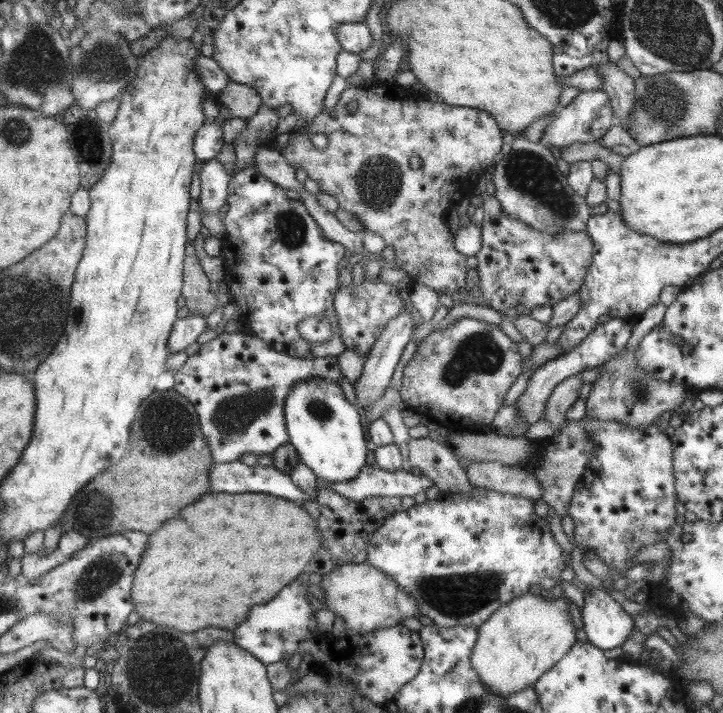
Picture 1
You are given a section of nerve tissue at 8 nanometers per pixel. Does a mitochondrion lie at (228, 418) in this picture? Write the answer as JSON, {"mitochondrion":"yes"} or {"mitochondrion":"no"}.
{"mitochondrion":"yes"}

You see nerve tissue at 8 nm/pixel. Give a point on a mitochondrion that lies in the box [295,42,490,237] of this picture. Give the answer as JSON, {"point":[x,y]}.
{"point":[379,181]}

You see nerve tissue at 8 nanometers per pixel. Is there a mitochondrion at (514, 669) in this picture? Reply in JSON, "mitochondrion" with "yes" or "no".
{"mitochondrion":"no"}

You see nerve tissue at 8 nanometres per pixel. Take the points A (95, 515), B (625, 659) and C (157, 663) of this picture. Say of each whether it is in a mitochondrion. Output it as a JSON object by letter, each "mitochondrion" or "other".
{"A":"mitochondrion","B":"other","C":"mitochondrion"}

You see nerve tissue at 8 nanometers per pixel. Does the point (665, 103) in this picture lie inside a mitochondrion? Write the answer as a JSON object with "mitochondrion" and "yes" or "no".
{"mitochondrion":"yes"}

